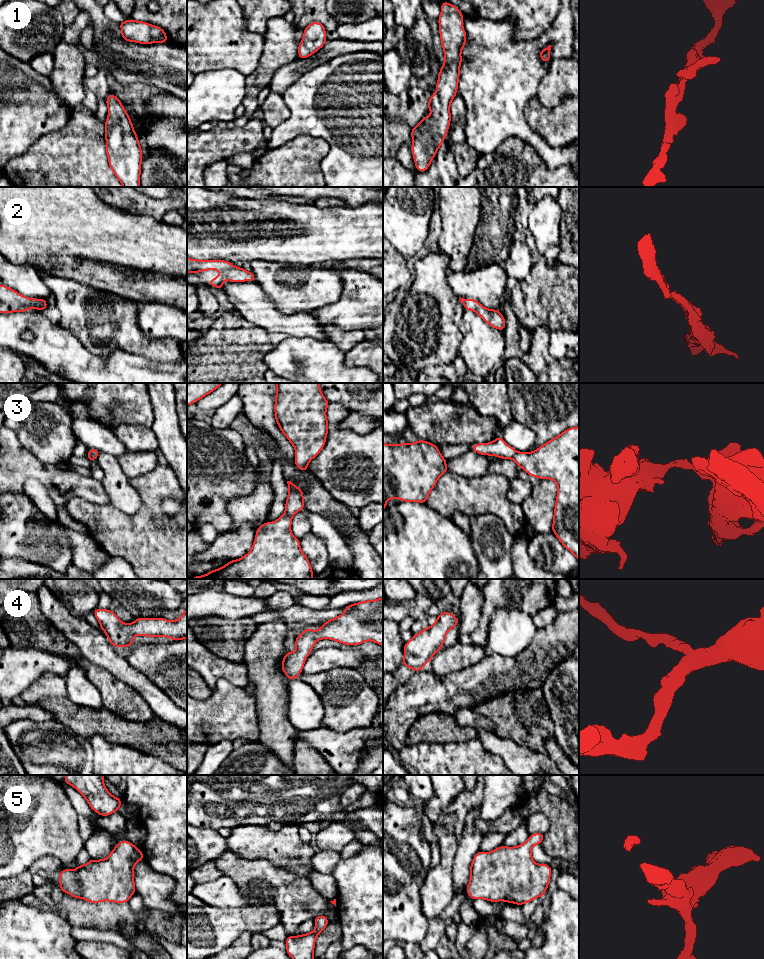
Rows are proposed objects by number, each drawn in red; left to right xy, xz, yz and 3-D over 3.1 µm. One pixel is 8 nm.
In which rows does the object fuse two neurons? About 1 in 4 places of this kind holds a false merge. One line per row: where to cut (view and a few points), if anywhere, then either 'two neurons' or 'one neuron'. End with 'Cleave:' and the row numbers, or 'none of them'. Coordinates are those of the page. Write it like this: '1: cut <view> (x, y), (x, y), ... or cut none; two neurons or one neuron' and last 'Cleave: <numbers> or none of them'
1: cut none; one neuron
2: cut none; one neuron
3: cut xy (88, 450), (95, 457); two neurons
4: cut none; one neuron
5: cut none; one neuron
Cleave: 3

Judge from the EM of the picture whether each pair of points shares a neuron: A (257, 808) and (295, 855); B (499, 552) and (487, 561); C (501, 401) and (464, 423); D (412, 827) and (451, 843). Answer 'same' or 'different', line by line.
A: different
B: same
C: different
D: different

